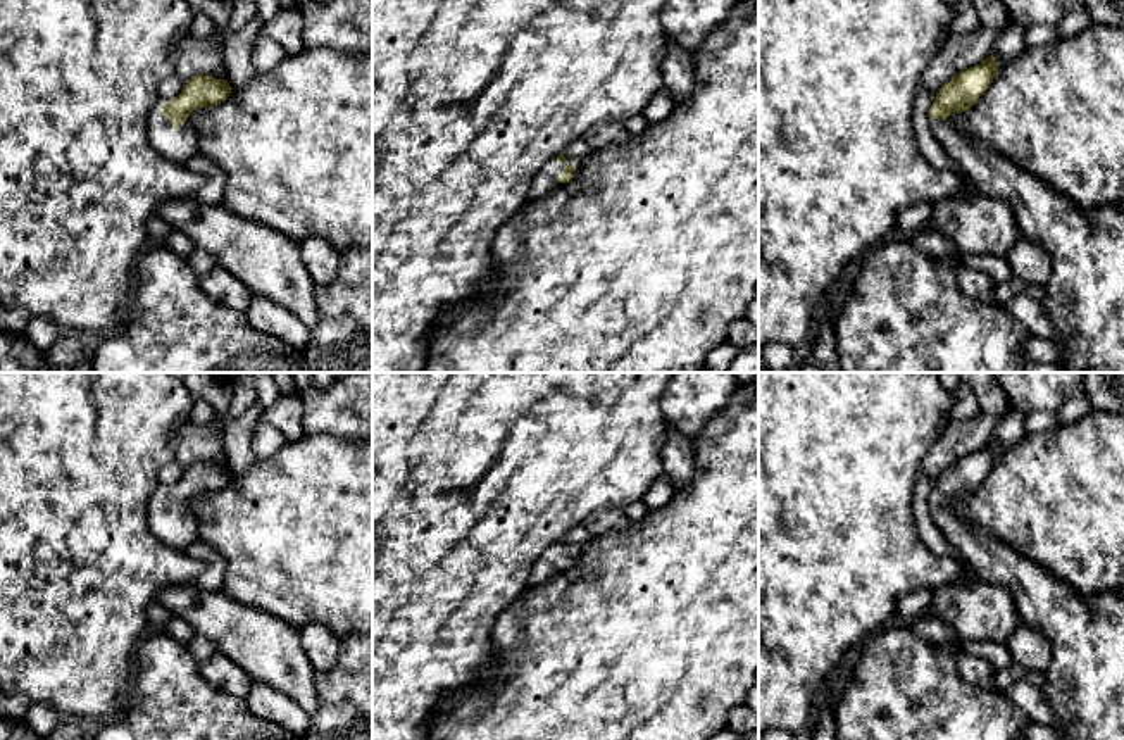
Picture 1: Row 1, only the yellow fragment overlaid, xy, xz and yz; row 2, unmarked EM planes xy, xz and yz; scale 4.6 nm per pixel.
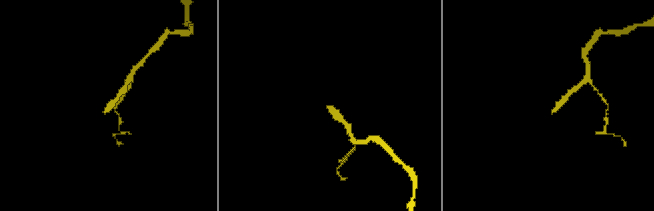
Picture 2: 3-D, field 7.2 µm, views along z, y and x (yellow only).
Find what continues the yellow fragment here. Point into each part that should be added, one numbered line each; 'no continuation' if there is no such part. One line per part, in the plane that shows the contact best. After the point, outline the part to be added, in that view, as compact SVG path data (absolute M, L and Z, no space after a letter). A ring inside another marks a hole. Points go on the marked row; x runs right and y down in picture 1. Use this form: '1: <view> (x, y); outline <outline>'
1: xy (178, 147); outline M159 98L148 116L148 143L167 160L184 164L198 154L198 135L190 122L190 116L176 131L164 117L162 105L167 98Z

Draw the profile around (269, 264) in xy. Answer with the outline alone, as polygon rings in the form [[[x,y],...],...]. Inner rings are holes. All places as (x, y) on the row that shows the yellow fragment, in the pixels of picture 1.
[[[195,197],[169,200],[155,214],[184,233],[195,248],[209,252],[253,295],[279,304],[310,329],[315,328],[317,286],[302,262],[300,243],[233,214],[222,204],[203,205]]]

